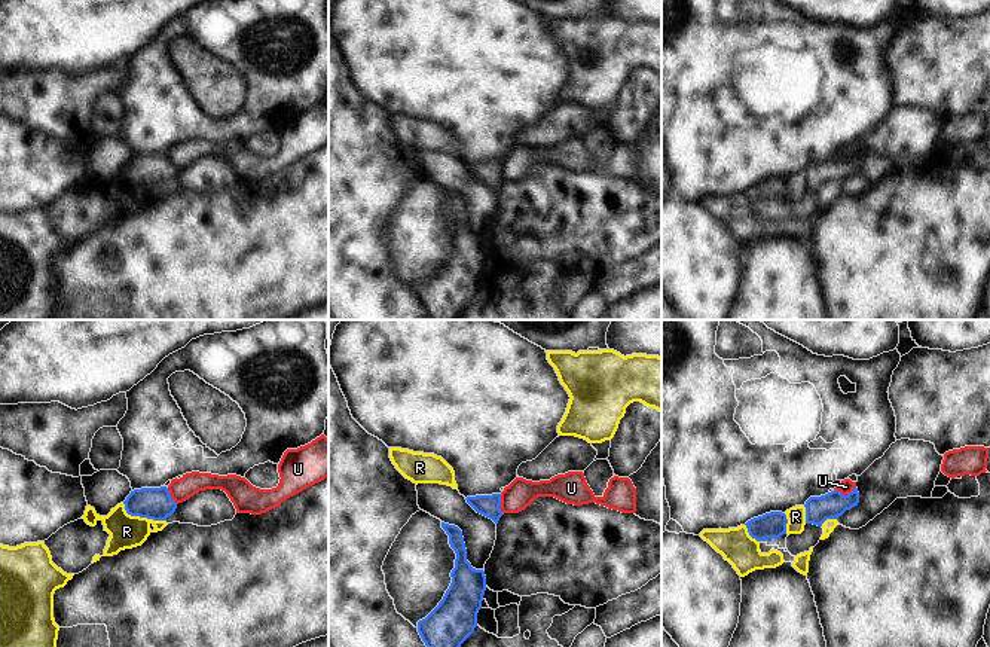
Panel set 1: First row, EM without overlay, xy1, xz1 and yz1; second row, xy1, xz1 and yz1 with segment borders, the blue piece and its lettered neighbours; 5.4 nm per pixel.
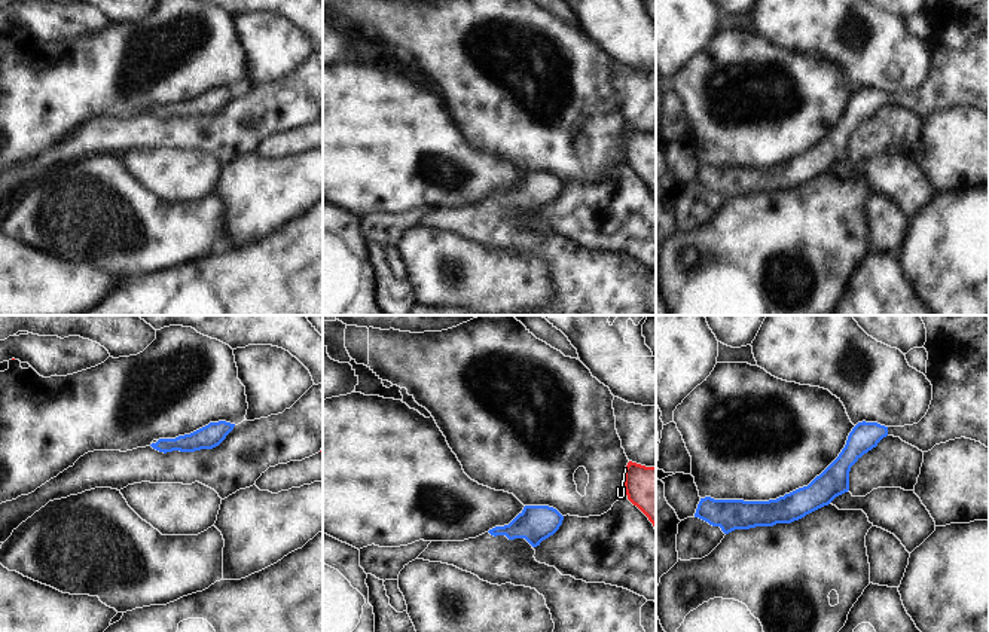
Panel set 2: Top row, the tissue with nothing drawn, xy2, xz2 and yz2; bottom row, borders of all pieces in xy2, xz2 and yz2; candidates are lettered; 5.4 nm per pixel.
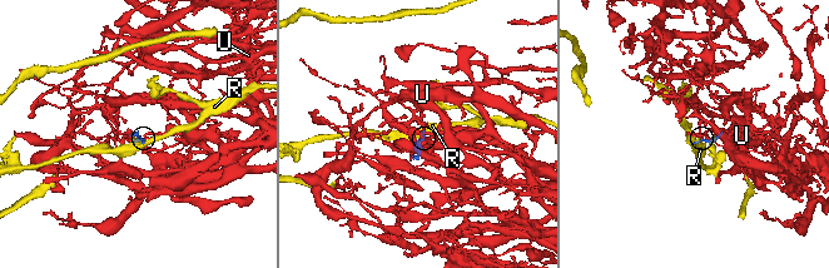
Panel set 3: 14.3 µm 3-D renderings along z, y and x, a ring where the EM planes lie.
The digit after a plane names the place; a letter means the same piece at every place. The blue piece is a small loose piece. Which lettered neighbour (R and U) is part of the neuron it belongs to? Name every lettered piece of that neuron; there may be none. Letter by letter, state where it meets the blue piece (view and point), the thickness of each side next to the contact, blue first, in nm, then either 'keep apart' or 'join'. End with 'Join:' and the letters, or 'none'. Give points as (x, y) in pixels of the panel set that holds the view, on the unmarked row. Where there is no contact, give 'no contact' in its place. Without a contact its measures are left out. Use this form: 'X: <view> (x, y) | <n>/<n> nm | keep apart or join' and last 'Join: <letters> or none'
R: xy1 (141, 183) | 180/180 nm | keep apart
U: yz1 (845, 162) | 140/70 nm | keep apart
Join: none

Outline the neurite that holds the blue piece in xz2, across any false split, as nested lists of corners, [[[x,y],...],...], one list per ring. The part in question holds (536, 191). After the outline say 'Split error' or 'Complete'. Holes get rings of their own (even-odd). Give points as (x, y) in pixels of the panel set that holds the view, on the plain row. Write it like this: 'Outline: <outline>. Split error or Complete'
Outline: [[[525,172],[524,177],[504,193],[464,208],[431,208],[418,226],[454,232],[477,242],[491,251],[512,250],[535,256],[544,263],[555,290],[546,308],[534,308],[518,314],[485,314],[463,306],[424,306],[415,303],[409,315],[654,315],[647,309],[641,293],[641,274],[647,269],[628,256],[586,250],[571,242],[562,242],[555,233],[535,228],[535,214],[562,192],[564,183],[549,172]]]. Split error

